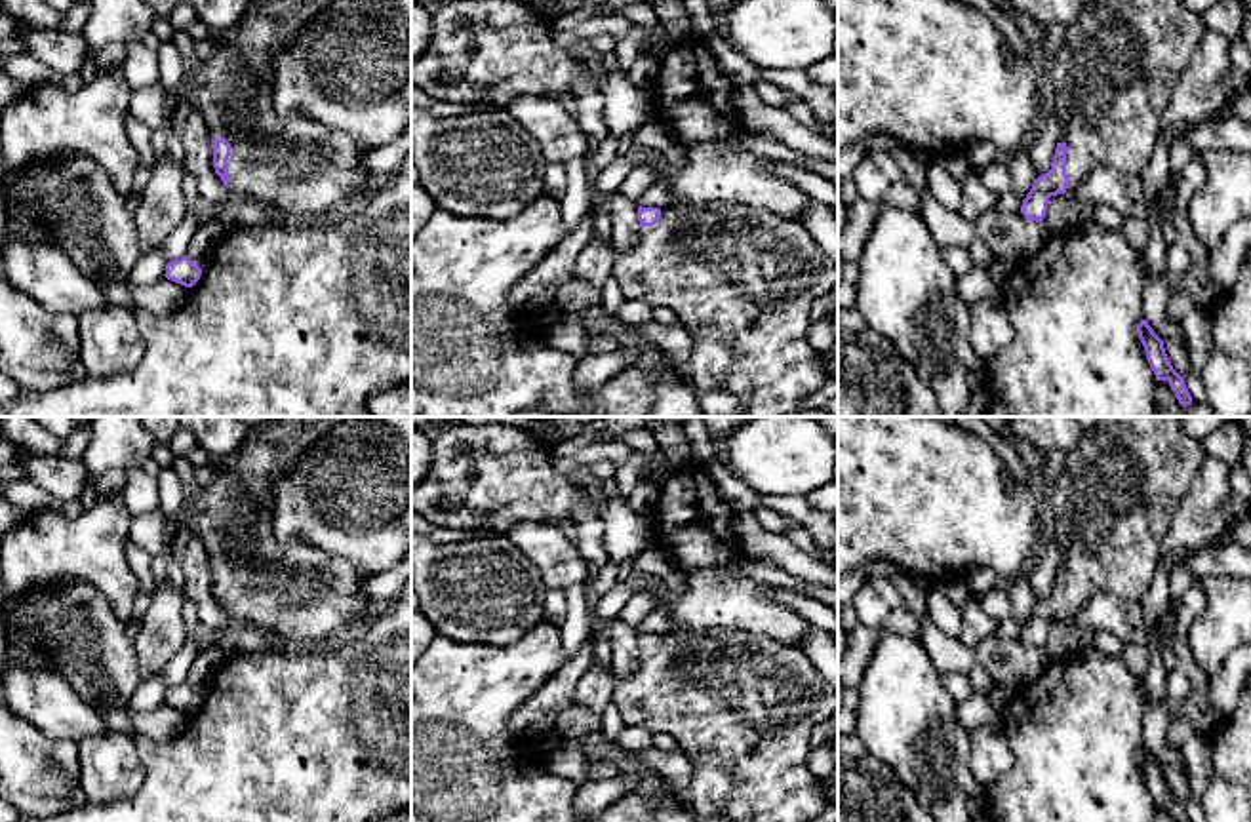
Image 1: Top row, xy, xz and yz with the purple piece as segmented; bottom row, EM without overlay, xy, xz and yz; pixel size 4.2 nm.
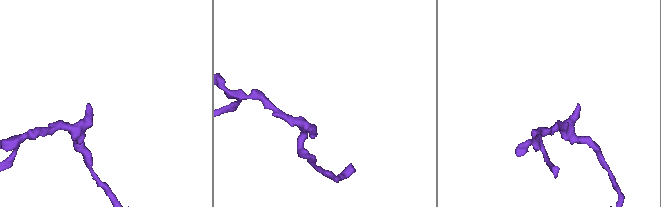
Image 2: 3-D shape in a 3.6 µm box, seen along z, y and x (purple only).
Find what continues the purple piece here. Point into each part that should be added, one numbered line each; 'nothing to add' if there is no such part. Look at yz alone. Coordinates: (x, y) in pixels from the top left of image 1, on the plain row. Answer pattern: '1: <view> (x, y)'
1: yz (1111, 508)

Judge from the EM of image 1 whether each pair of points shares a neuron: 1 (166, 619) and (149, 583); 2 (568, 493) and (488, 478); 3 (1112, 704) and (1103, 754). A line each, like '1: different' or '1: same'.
1: different
2: same
3: same

